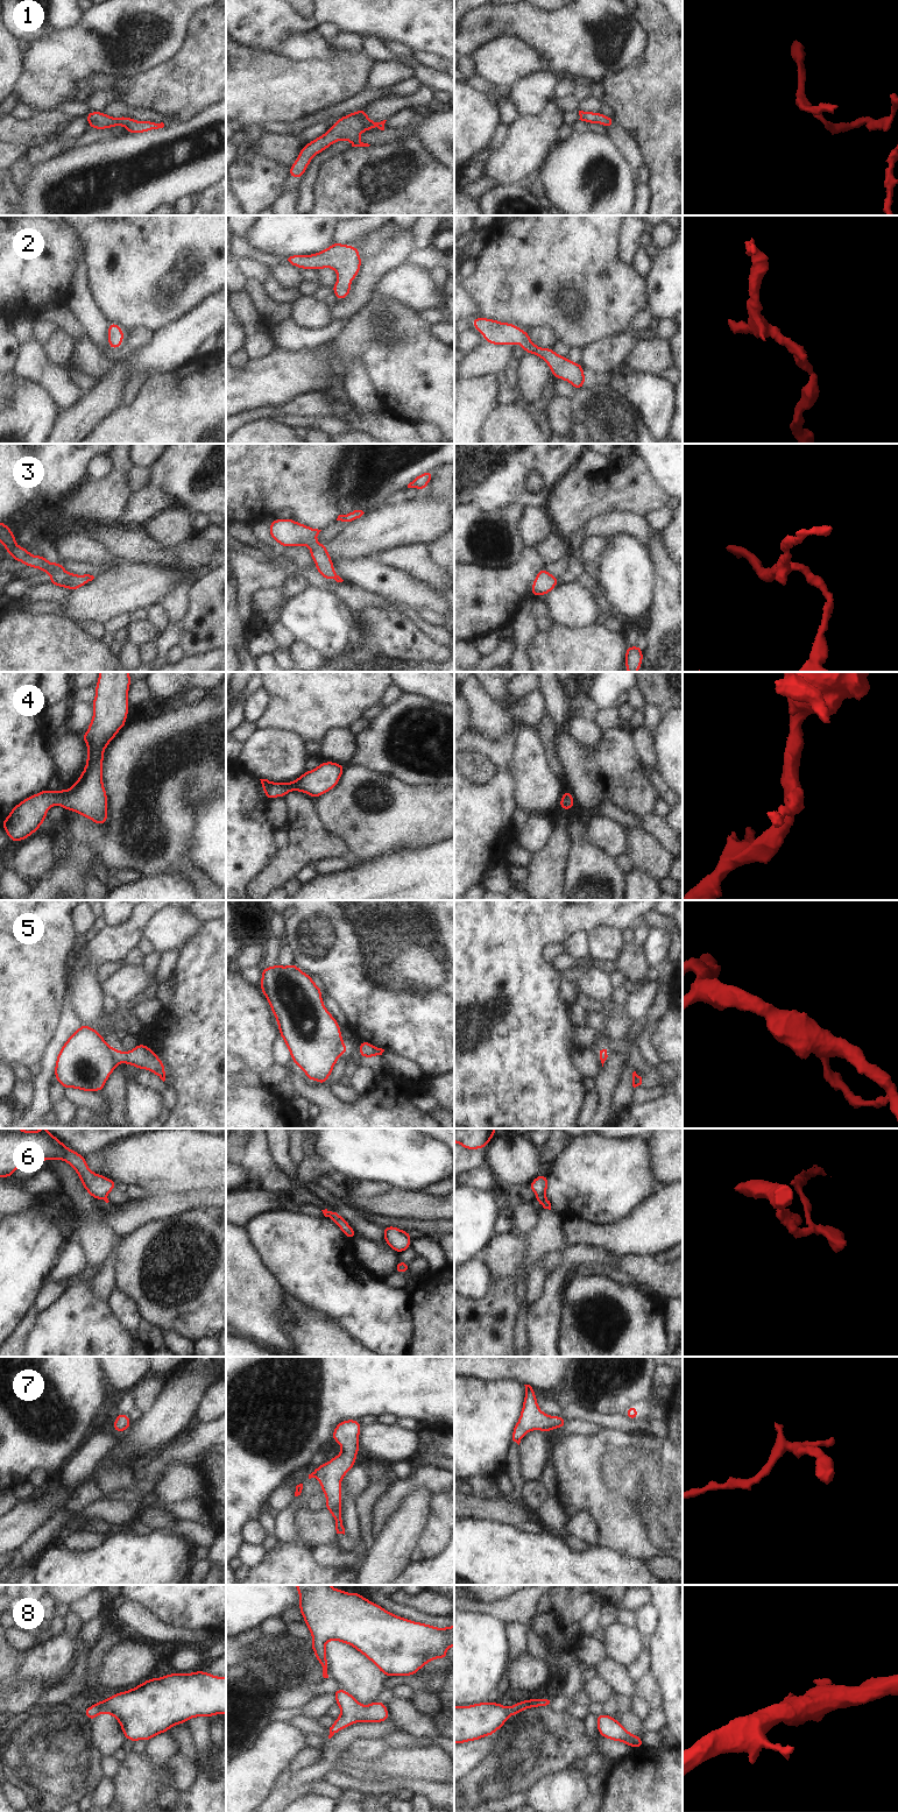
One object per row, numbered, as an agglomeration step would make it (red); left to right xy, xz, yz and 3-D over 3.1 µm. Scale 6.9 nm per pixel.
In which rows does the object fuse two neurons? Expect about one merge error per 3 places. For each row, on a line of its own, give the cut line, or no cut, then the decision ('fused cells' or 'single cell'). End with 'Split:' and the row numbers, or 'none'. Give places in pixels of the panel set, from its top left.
1: no cut | single cell
2: no cut | single cell
3: no cut | single cell
4: no cut | single cell
5: xy (115, 1049), (115, 1060), (118, 1062) | fused cells
6: yz (544, 1195), (537, 1197) | fused cells
7: no cut | single cell
8: no cut | single cell
Split: 5, 6

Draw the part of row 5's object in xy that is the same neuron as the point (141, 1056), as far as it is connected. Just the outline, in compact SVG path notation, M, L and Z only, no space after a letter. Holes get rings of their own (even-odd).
M139 1043L130 1052L120 1052L116 1049L115 1059L118 1063L127 1063L137 1069L146 1069L165 1081L165 1067L157 1054L148 1046Z

